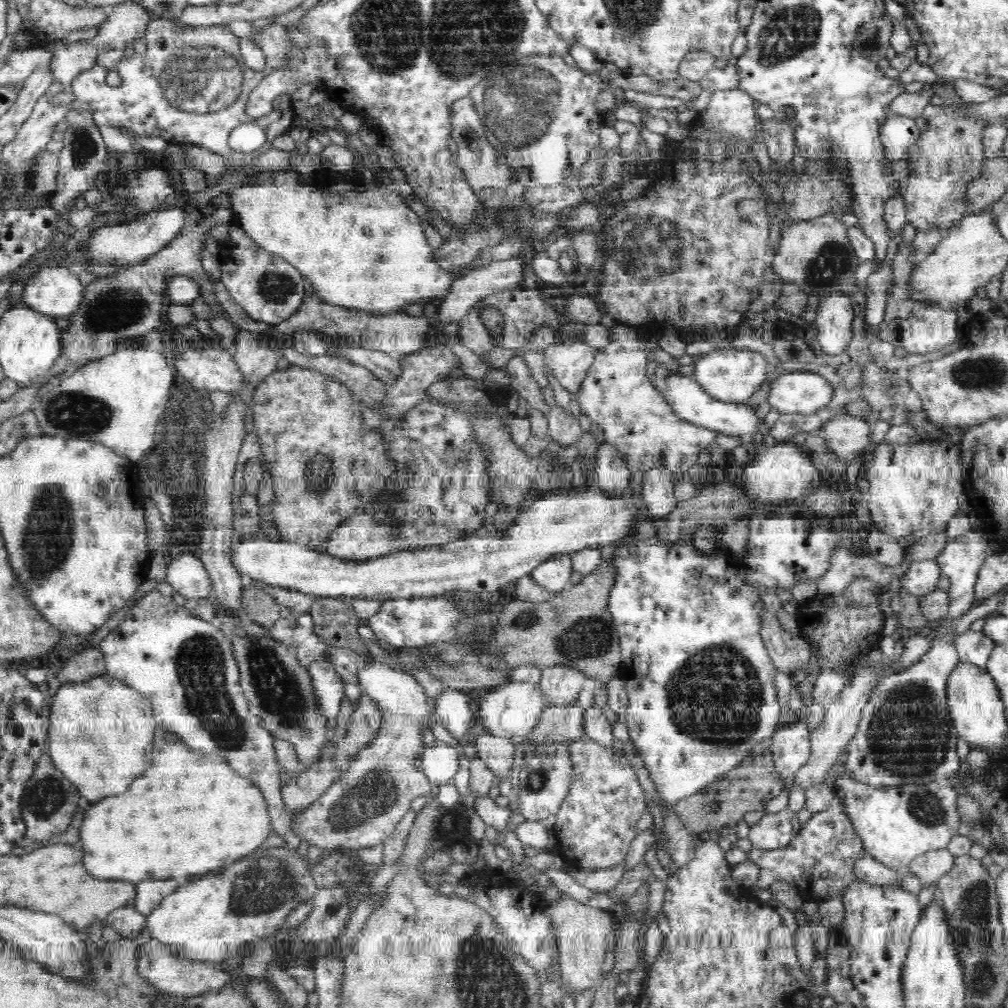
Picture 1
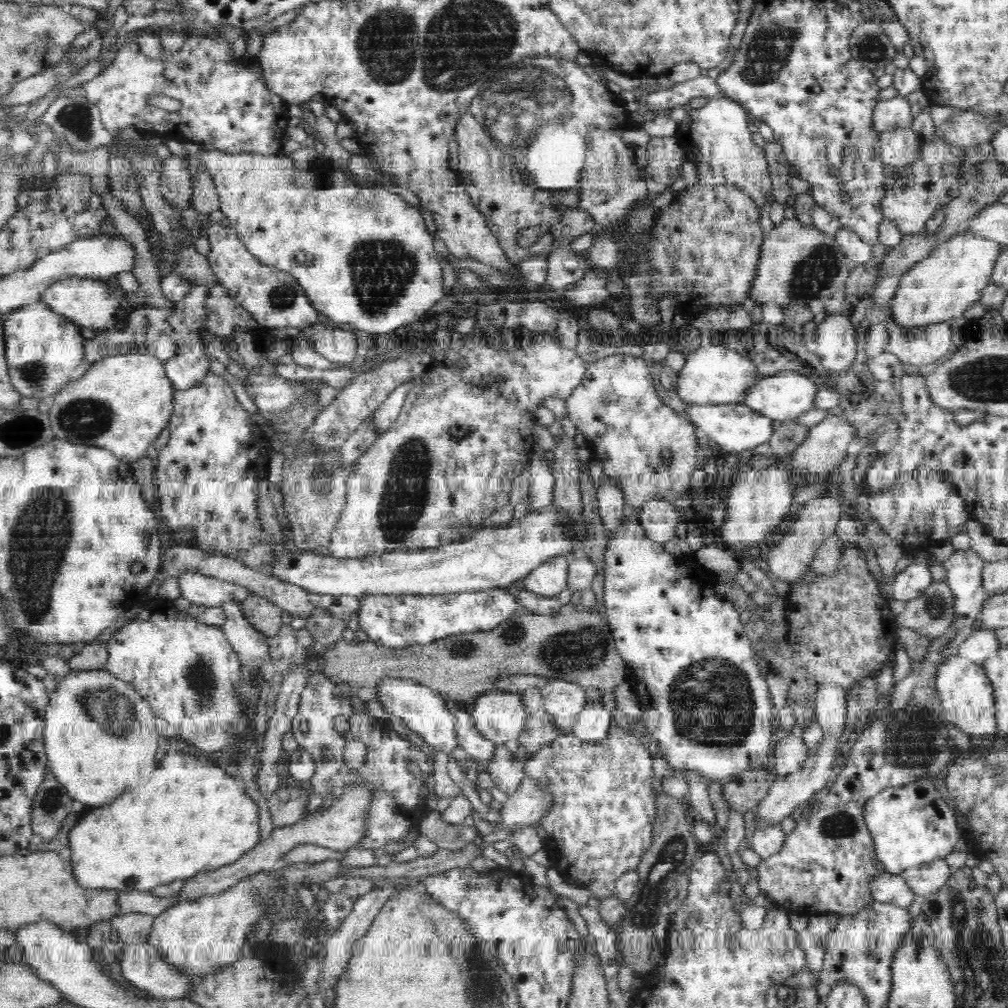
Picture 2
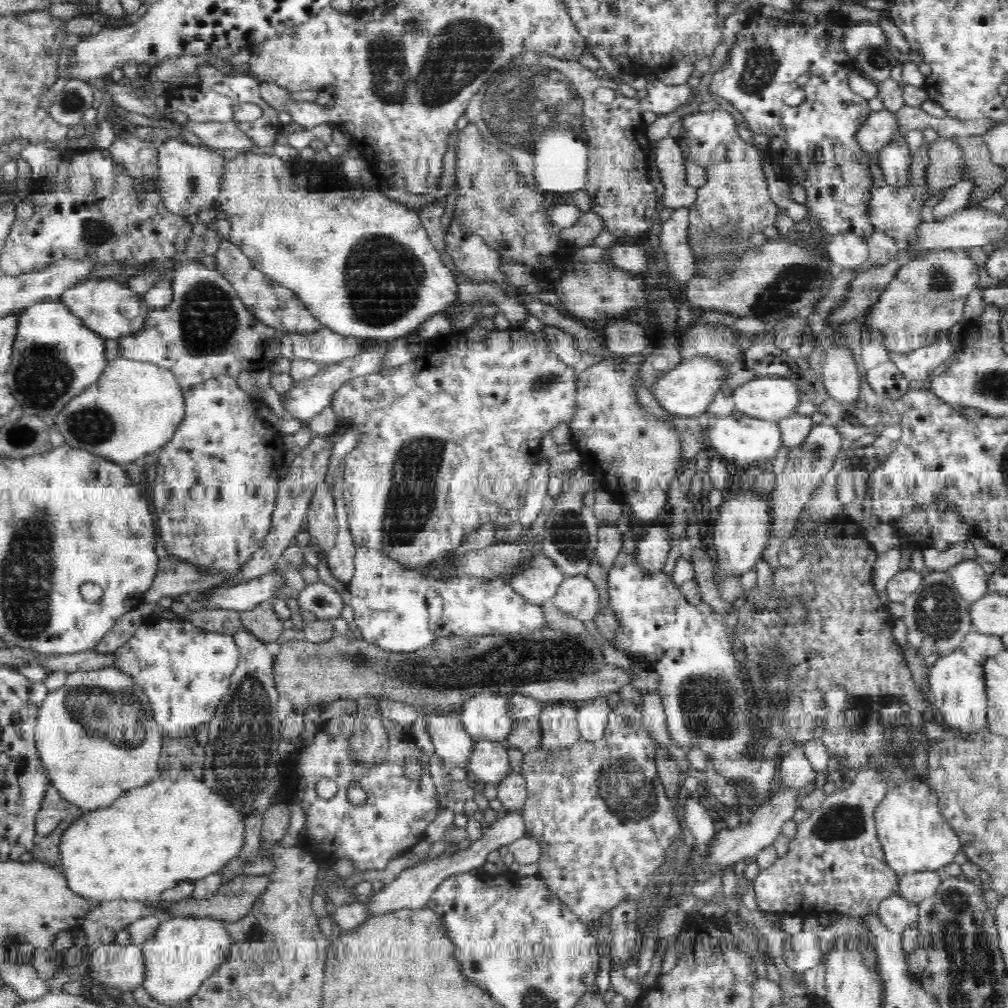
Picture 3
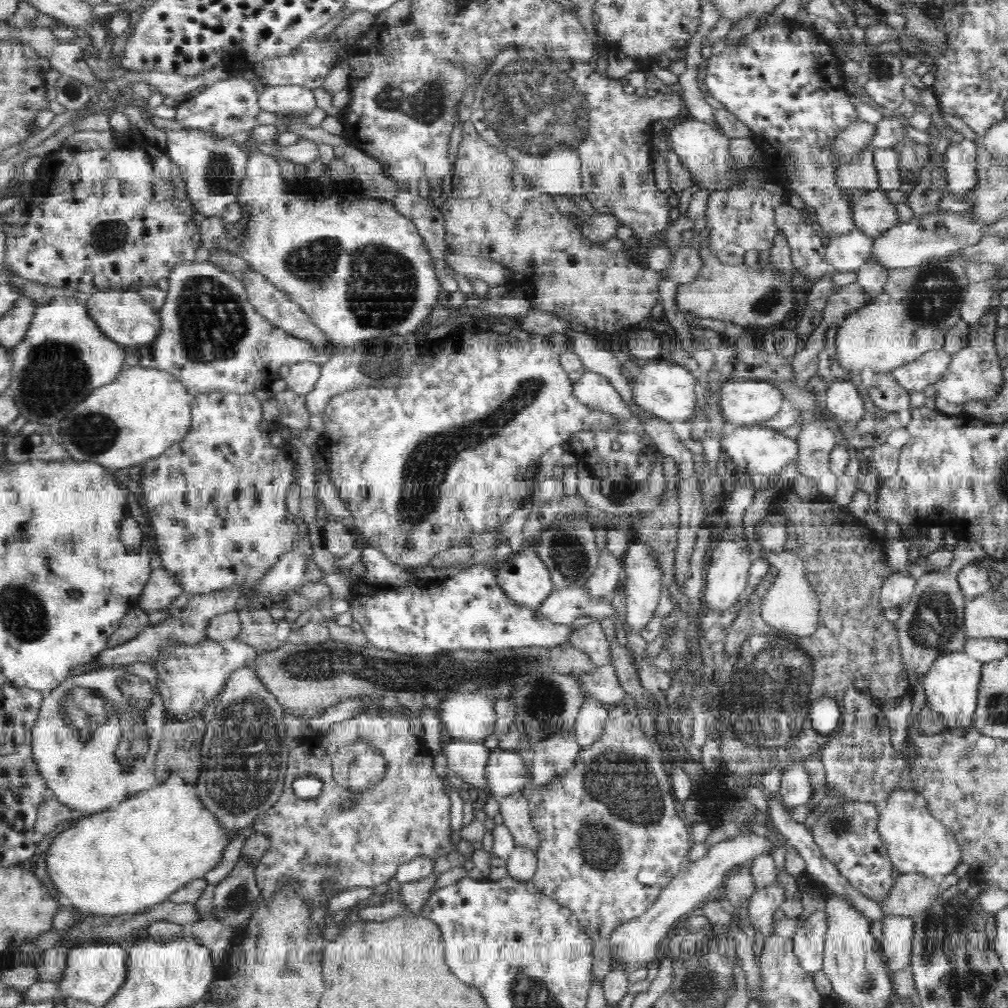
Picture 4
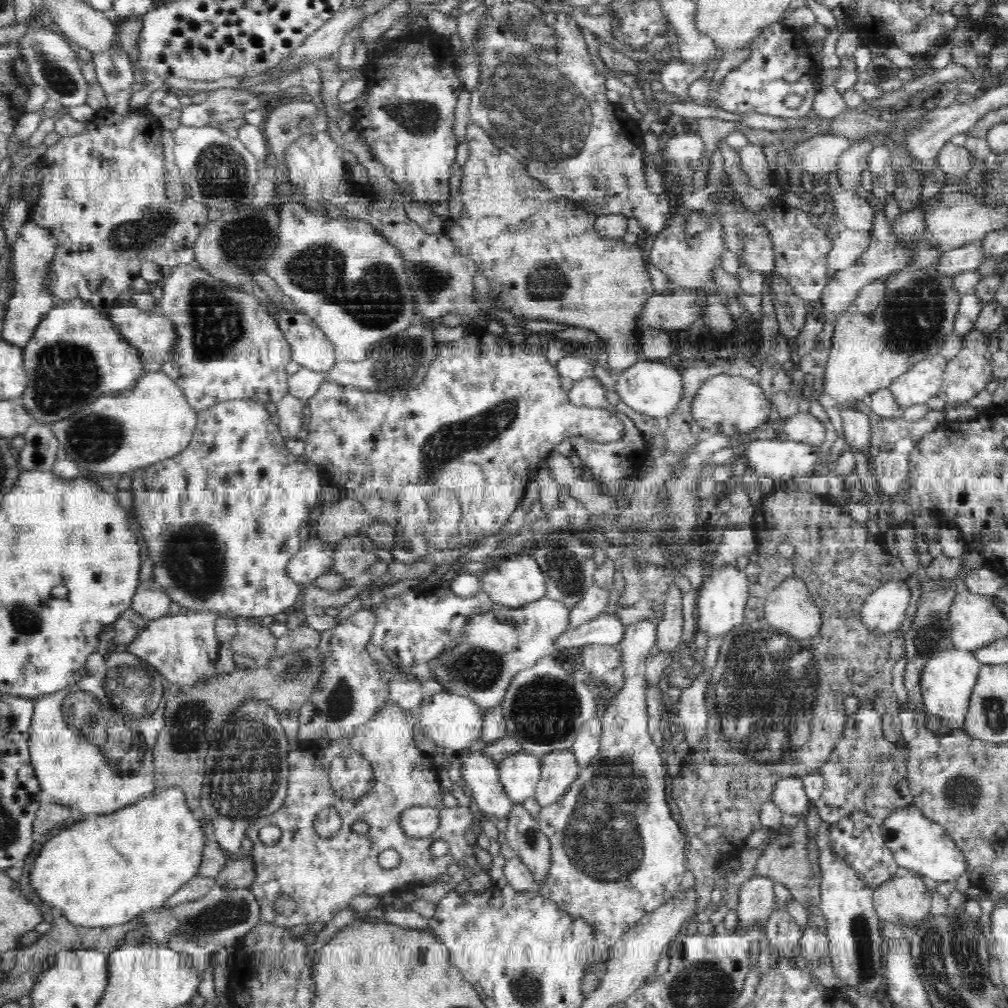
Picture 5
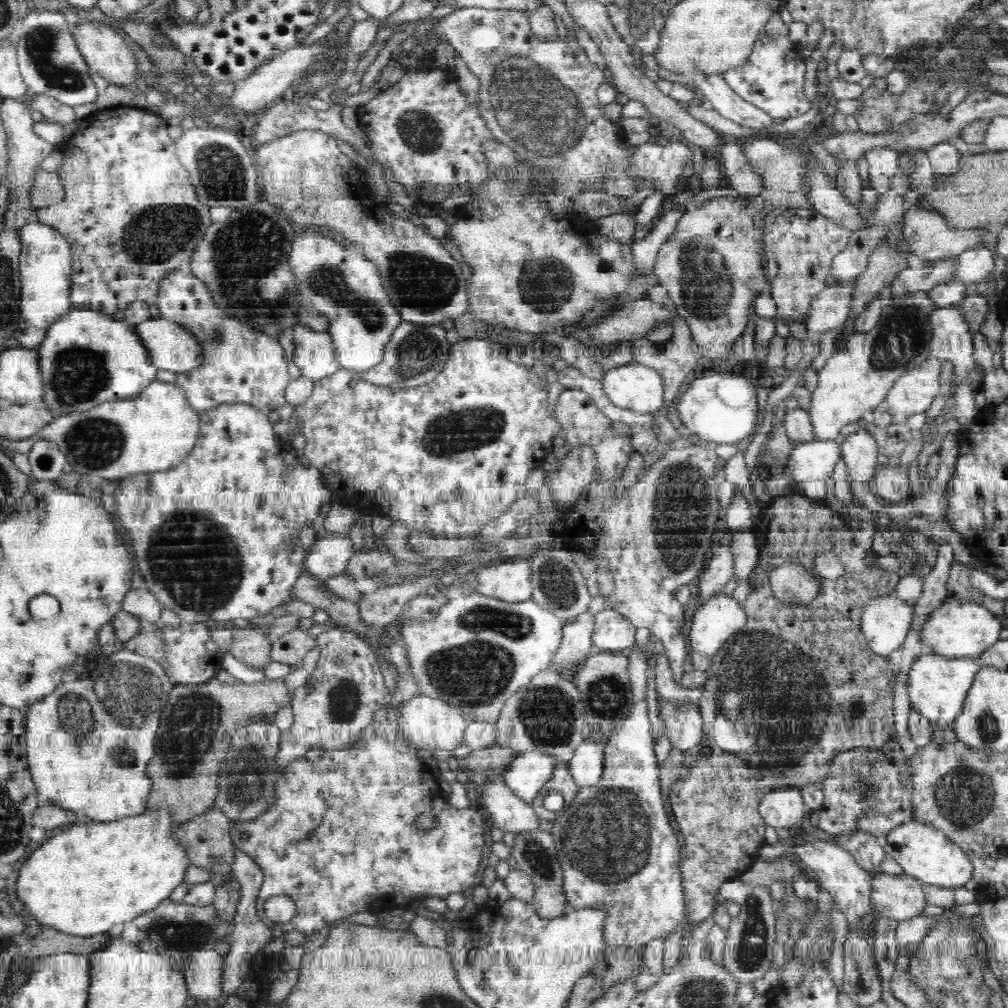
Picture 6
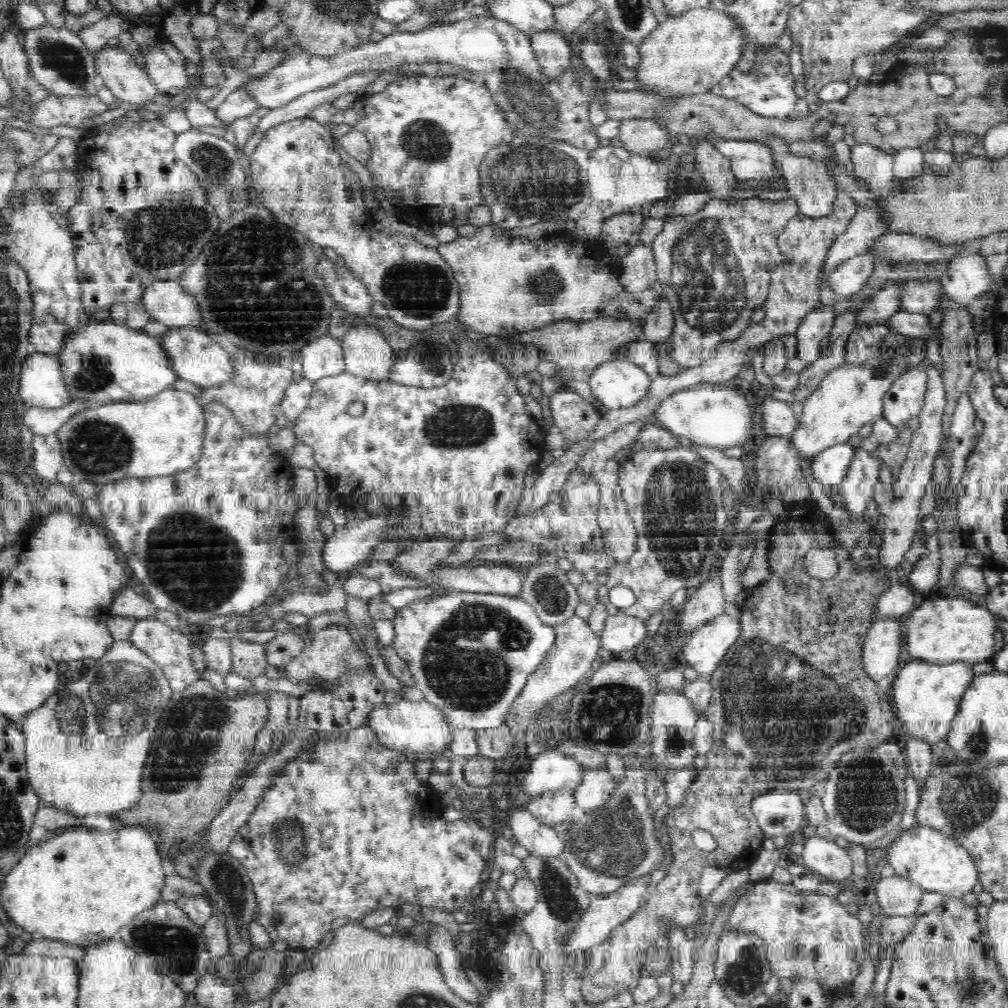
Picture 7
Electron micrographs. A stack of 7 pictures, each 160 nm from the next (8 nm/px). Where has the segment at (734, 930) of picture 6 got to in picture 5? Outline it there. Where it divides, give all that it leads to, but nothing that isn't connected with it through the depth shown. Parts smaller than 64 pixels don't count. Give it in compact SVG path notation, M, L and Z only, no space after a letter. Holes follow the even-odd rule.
M756 876L739 886L739 928L736 932L742 932L740 929L749 929L751 925L762 925L766 929L775 903L774 884L773 880L765 876Z

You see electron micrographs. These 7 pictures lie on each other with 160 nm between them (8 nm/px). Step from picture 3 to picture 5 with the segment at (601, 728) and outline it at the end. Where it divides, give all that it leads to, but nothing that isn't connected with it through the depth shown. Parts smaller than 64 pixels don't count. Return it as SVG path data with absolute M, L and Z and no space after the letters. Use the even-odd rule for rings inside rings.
M601 714L590 718L582 726L582 730L578 732L578 736L576 736L576 740L570 748L581 769L586 768L590 764L590 760L594 760L594 756L598 754L601 738L601 718Z

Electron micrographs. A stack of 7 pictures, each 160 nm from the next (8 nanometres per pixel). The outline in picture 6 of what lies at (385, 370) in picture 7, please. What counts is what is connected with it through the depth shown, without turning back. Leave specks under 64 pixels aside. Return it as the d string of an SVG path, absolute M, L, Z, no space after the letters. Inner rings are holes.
M308 226L302 227L298 238L294 232L294 244L290 244L290 252L286 252L286 264L290 258L294 292L331 321L328 334L336 347L341 369L352 368L362 373L381 364L385 347L400 326L402 316L385 291L377 264L365 254L362 256L352 243L350 240L342 244Z

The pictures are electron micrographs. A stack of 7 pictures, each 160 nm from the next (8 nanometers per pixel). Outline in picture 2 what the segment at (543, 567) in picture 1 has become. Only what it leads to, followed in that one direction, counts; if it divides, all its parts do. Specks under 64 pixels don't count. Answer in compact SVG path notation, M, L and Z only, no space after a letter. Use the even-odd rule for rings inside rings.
M558 555L534 568L524 578L528 591L544 596L559 596L567 588L569 556Z

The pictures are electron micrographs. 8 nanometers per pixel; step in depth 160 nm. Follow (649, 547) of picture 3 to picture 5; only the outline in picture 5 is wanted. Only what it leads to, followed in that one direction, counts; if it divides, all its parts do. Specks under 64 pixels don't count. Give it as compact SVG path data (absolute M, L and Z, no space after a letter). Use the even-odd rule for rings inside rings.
M639 621L627 626L624 640L618 646L621 649L621 663L623 664L625 682L622 691L610 700L605 711L601 714L601 738L598 754L594 756L594 760L590 760L590 764L586 768L580 770L578 779L570 785L569 792L566 792L555 804L548 805L547 808L542 807L539 814L539 828L551 843L551 866L546 880L542 884L533 884L530 890L538 891L540 895L553 901L564 912L568 912L572 917L582 918L591 926L595 942L595 961L606 961L611 948L622 938L628 929L632 929L638 924L638 921L647 916L647 913L652 912L659 905L664 904L666 900L670 900L672 896L675 896L680 889L680 882L682 882L682 876L684 876L686 871L686 868L684 868L684 854L686 854L687 838L684 838L682 830L678 828L678 824L672 819L672 814L670 813L671 801L668 796L664 796L664 794L668 794L668 790L664 790L664 786L668 786L668 783L664 780L667 770L664 770L664 761L660 758L660 748L654 744L653 736L650 734L648 724L650 717L646 710L645 688L648 686L648 681L646 680L646 658L648 658L652 646L656 642L656 635L657 626L650 621Z

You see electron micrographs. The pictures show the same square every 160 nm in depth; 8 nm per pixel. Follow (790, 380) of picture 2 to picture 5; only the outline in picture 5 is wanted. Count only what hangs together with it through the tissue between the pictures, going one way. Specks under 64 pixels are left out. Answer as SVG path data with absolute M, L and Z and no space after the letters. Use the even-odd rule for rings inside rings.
M718 374L708 378L693 398L691 417L712 434L736 434L749 431L766 422L772 409L758 382L748 380L739 374Z

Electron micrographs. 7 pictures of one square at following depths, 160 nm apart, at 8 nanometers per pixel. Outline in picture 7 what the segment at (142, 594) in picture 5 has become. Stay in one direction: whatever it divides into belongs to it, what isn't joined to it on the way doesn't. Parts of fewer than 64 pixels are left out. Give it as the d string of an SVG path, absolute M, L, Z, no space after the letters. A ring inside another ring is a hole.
M122 588L116 592L109 608L112 615L134 616L137 619L152 617L157 610L157 606L146 595L142 596L128 588Z

